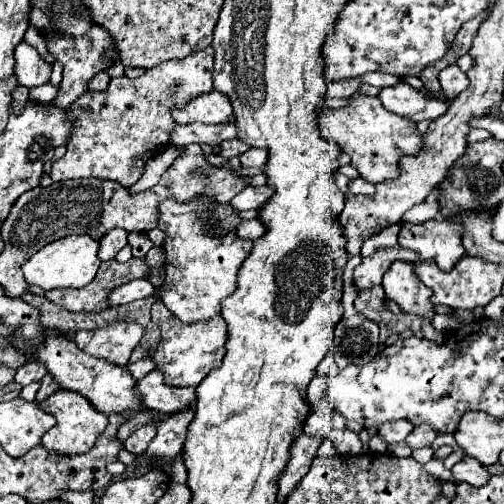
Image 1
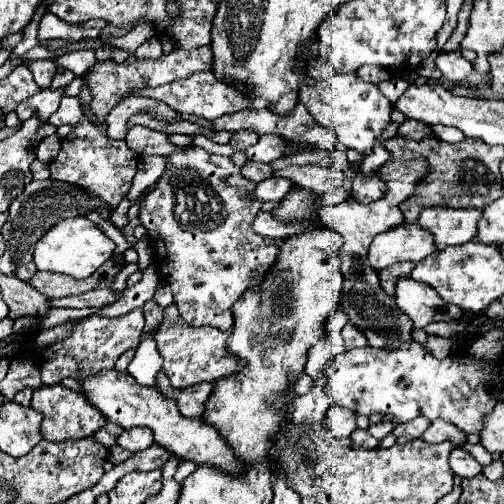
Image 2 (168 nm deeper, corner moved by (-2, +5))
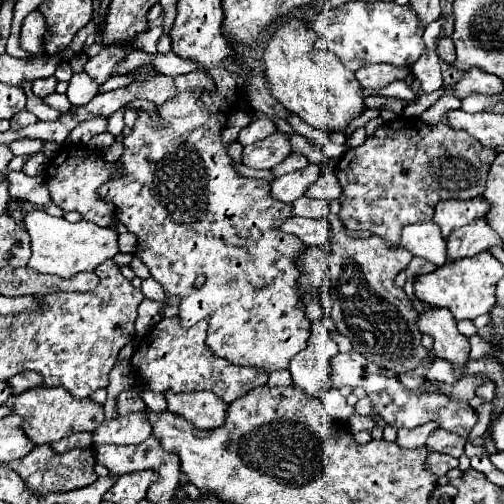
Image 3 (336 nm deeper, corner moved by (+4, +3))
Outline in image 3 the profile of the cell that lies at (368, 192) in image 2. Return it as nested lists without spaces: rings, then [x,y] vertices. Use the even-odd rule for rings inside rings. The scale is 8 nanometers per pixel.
[[[399,118],[383,124],[377,132],[365,140],[363,146],[347,150],[337,166],[341,192],[341,220],[349,230],[371,230],[387,242],[397,242],[401,226],[417,224],[433,218],[433,208],[439,200],[473,200],[481,198],[487,186],[487,174],[497,152],[481,146],[469,134],[457,134],[449,130],[449,124],[441,120],[437,126],[429,126],[419,118]]]

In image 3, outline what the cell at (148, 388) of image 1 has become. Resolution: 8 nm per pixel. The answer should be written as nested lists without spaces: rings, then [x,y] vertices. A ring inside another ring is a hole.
[[[165,392],[167,410],[181,414],[187,422],[201,430],[209,430],[221,426],[225,422],[227,404],[221,402],[215,394],[201,392],[201,394],[173,394]]]

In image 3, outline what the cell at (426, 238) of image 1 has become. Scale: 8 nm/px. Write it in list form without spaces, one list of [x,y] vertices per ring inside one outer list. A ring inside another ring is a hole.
[[[473,198],[473,202],[439,202],[435,206],[433,220],[439,224],[441,234],[447,240],[455,228],[461,228],[471,220],[485,216],[487,210],[489,204],[483,198]]]

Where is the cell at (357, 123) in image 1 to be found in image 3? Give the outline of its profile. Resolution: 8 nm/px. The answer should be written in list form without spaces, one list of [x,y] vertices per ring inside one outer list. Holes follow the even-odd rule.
[[[291,20],[275,32],[275,36],[267,42],[263,62],[273,96],[289,112],[299,114],[299,118],[313,128],[347,134],[349,124],[365,112],[365,98],[355,72],[341,66],[335,54],[317,50],[313,30],[305,28],[299,20]]]

